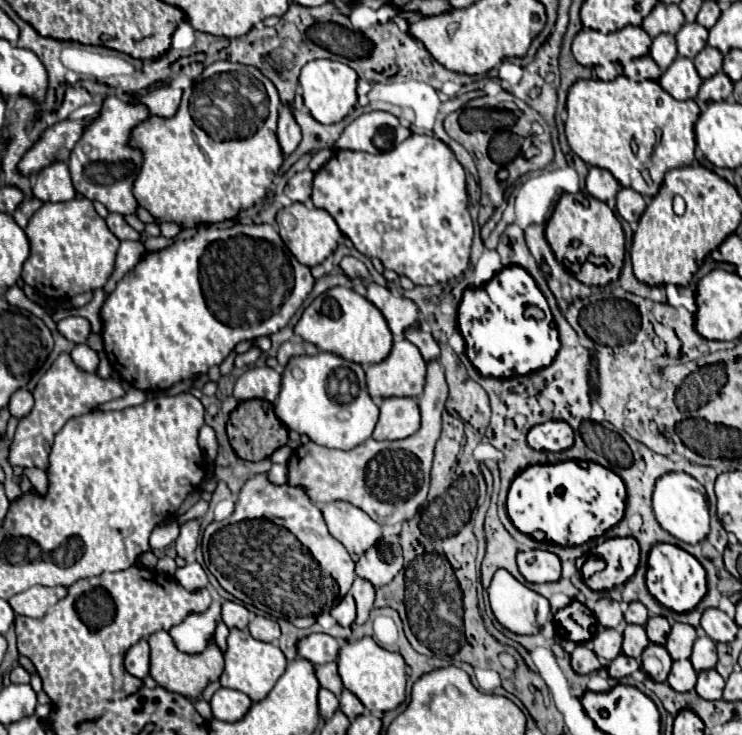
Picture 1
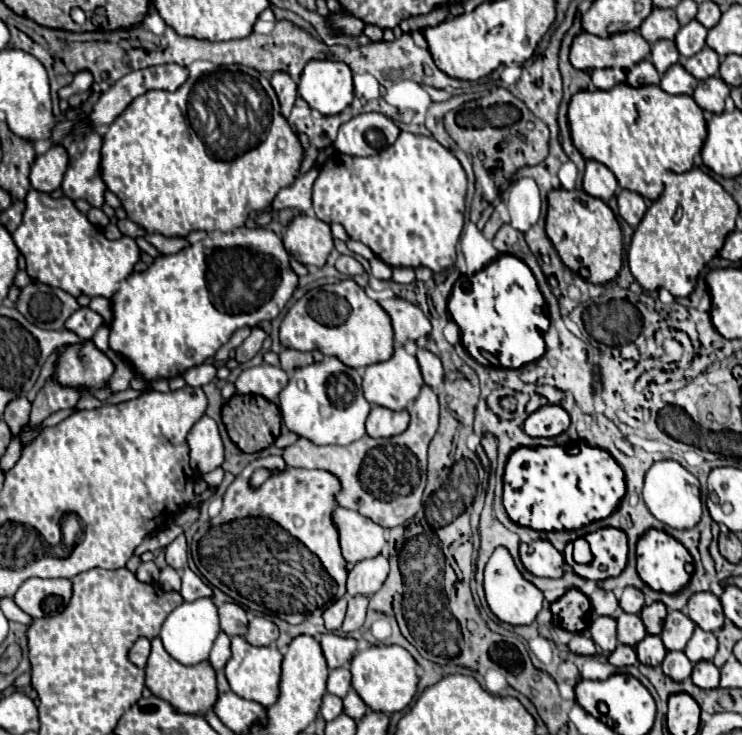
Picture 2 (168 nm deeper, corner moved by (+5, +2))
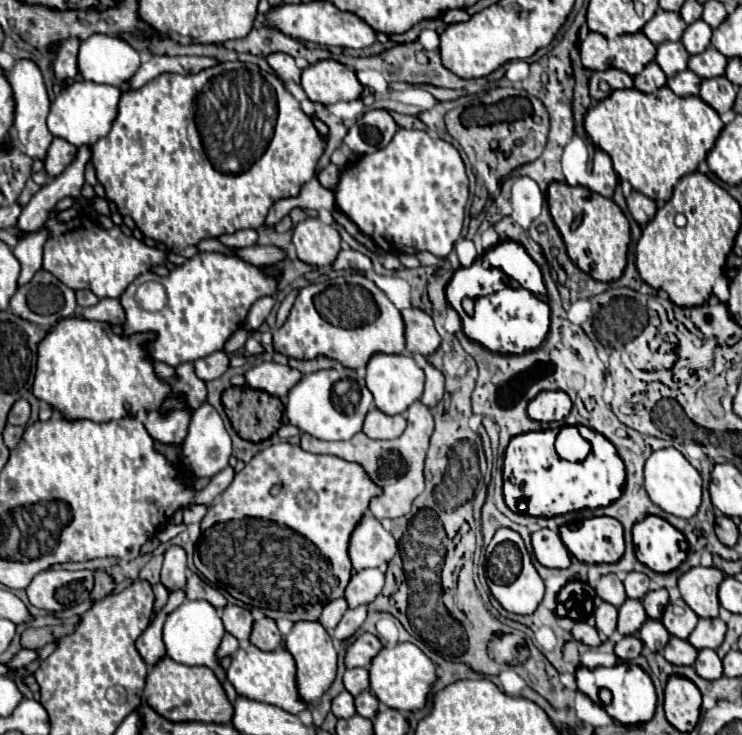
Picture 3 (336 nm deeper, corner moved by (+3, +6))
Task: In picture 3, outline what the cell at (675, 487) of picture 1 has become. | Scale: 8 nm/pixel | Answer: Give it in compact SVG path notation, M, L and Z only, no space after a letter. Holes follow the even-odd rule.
M664 448L664 450L652 452L652 456L646 460L646 466L644 466L644 488L650 500L658 508L684 520L692 518L698 512L702 502L702 478L698 470L676 448Z

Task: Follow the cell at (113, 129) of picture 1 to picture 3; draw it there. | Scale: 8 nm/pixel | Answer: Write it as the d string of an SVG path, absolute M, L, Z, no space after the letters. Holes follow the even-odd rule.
M80 146L74 162L58 178L52 178L46 186L42 186L40 192L30 200L30 204L24 206L16 228L22 232L38 232L42 228L42 222L46 222L48 212L62 198L66 196L78 198L82 192L82 186L86 184L84 170L90 158L92 158L90 146Z

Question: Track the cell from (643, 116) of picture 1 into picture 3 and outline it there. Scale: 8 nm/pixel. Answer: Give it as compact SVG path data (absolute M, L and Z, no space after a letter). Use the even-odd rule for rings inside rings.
M668 86L654 94L644 94L636 88L612 90L604 100L588 108L584 116L586 134L594 146L612 158L618 176L656 202L666 202L674 184L684 174L696 172L722 126L712 106L698 96L676 96Z

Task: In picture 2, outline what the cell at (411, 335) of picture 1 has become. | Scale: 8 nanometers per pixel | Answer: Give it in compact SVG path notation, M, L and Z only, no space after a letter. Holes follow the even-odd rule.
M420 348L416 352L416 358L418 358L418 364L420 364L420 370L422 370L422 376L424 376L424 382L432 388L432 390L438 390L444 382L444 368L442 368L442 362L438 356L434 356L432 352Z

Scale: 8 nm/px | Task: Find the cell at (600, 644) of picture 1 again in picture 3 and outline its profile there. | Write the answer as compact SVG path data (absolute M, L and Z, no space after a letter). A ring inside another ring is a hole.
M602 602L596 612L594 612L594 620L596 620L596 630L600 634L604 634L606 638L612 636L612 632L616 630L616 618L618 618L618 610L614 606L610 606L608 602Z

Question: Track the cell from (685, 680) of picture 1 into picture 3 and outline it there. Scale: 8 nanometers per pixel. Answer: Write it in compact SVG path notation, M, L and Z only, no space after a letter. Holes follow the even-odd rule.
M670 638L670 642L666 644L664 648L664 658L670 662L670 664L676 664L676 666L692 666L696 662L696 650L694 646L690 646L688 640L680 640L680 638Z

